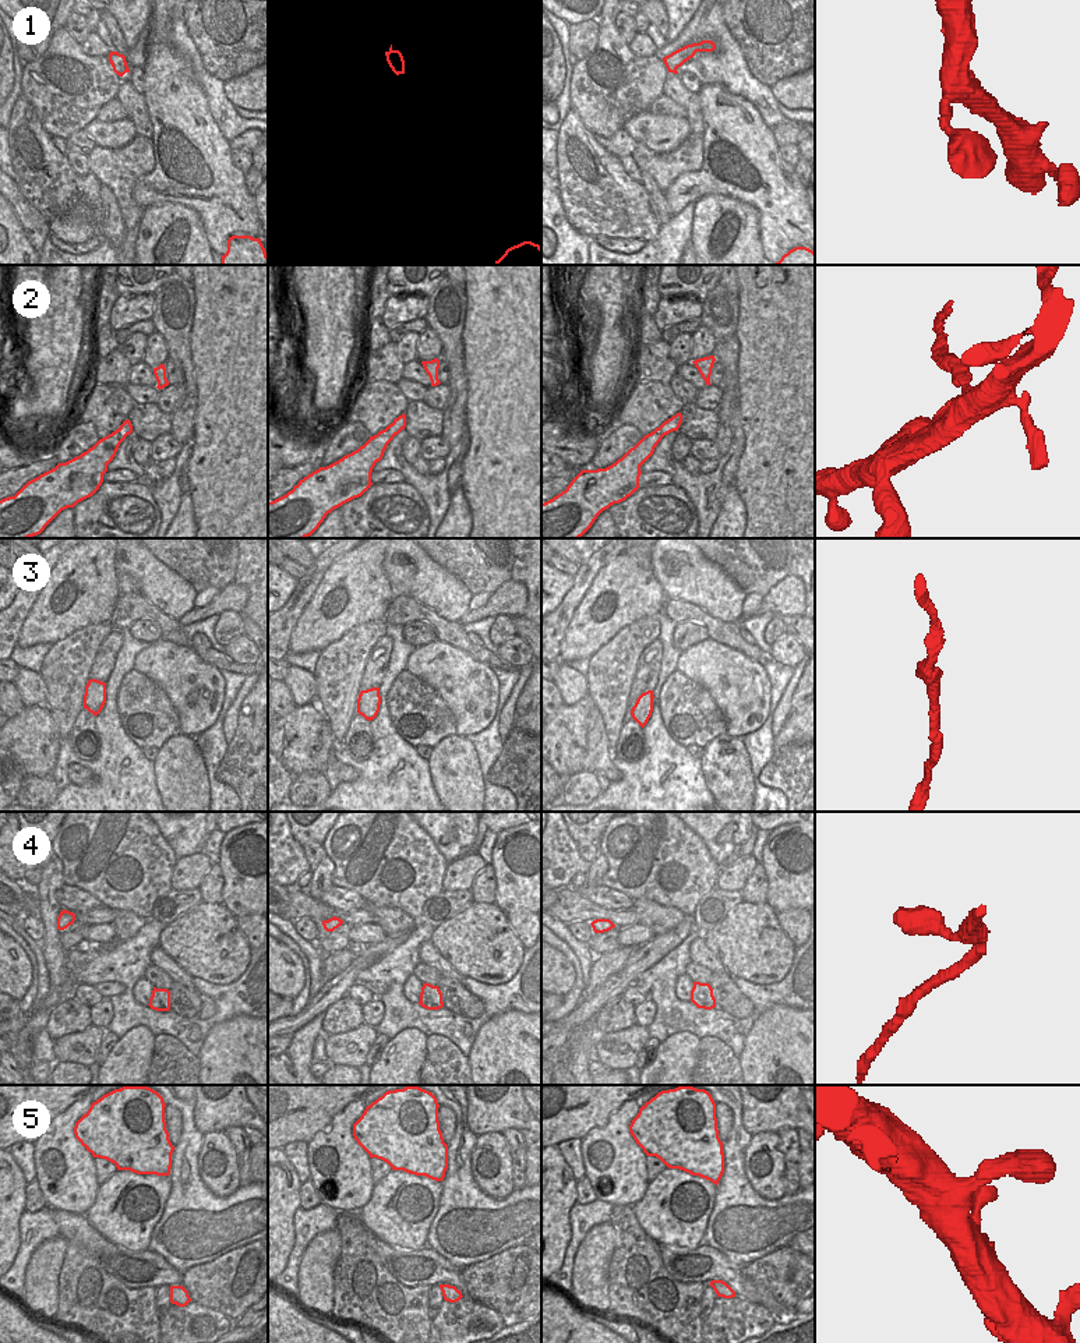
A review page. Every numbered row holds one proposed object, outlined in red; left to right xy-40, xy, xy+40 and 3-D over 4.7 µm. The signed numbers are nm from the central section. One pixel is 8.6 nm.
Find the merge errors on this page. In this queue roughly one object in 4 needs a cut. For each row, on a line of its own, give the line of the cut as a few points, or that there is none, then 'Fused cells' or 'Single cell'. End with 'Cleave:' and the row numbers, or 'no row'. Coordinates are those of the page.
1: No split. Single cell
2: Split along xy-40 (165, 368), (155, 374). Fused cells
3: No split. Single cell
4: No split. Single cell
5: No split. Single cell
Cleave: 2.

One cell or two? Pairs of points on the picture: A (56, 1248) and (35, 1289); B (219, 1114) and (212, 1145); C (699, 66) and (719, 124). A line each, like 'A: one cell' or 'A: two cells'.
A: one cell
B: two cells
C: two cells

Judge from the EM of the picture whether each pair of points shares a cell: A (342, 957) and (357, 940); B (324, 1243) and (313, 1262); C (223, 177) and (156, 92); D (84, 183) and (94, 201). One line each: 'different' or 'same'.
A: different
B: same
C: same
D: same

